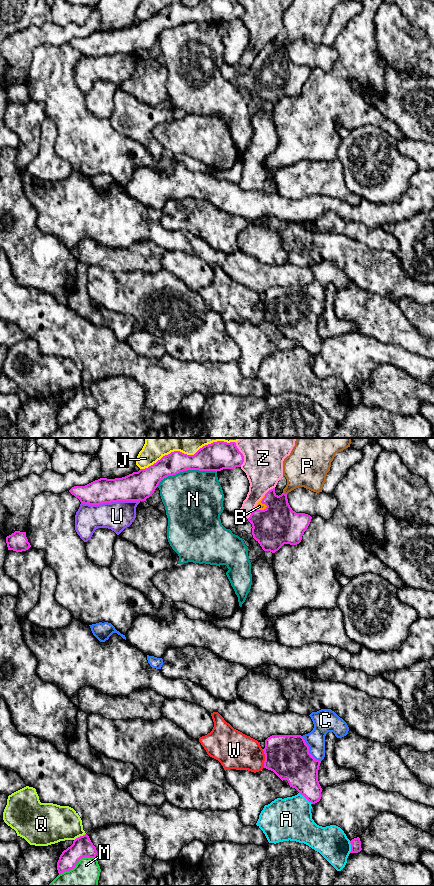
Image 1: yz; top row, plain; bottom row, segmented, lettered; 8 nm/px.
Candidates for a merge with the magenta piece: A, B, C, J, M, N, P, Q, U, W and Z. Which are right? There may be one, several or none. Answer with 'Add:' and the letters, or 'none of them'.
Add: B, C

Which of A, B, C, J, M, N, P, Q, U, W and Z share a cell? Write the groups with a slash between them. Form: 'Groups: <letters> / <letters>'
Groups: A / B C / J / M / N / P / Q / U / W / Z

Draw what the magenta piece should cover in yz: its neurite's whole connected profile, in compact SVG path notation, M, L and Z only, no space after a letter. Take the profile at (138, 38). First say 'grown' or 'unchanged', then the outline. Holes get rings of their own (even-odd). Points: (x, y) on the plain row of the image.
unchanged; M200 0L194 7L174 3L163 8L148 20L140 21L138 24L133 24L122 30L100 30L85 38L74 38L69 44L78 50L81 55L89 57L100 57L118 53L140 54L152 48L159 35L168 28L173 28L187 22L217 24L223 21L234 21L241 19L243 14L244 8L238 0Z

